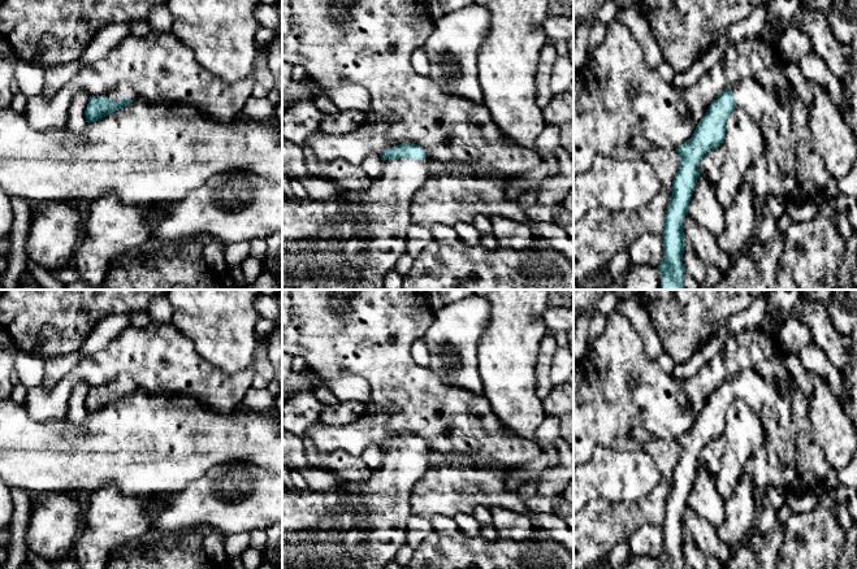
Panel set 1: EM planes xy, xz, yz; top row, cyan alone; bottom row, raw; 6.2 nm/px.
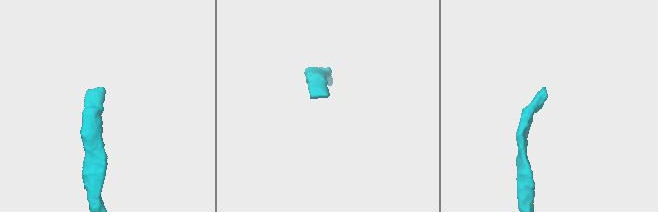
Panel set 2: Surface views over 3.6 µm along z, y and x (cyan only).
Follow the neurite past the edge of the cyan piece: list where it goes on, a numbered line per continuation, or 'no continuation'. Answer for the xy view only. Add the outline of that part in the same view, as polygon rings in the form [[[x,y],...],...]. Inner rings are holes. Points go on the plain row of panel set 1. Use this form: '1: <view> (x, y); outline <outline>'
1: xy (124, 381); outline [[[121,373],[116,377],[114,381],[105,385],[109,391],[121,392],[126,388],[135,391],[138,388],[137,383],[134,382],[133,377],[129,373]]]

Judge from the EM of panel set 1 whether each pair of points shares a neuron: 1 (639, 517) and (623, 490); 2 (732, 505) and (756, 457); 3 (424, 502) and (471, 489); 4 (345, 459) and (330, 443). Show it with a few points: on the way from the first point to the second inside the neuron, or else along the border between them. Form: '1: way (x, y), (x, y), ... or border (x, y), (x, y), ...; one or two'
1: border (657, 486), (636, 500), (598, 500); two
2: border (743, 474), (749, 477), (756, 485); two
3: way (436, 493), (459, 489); one
4: border (330, 452), (345, 450), (359, 456); two

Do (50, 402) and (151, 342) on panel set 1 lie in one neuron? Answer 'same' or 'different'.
same

